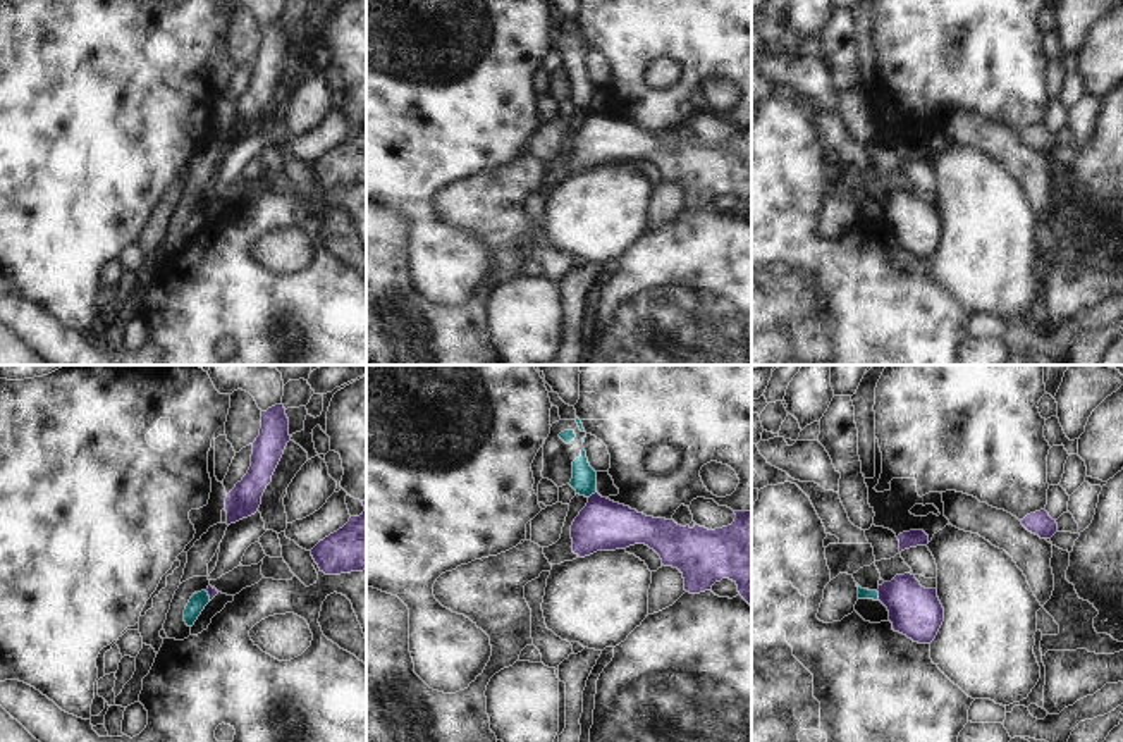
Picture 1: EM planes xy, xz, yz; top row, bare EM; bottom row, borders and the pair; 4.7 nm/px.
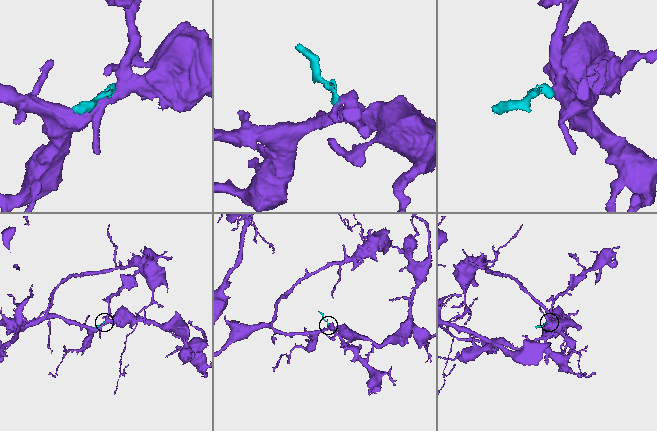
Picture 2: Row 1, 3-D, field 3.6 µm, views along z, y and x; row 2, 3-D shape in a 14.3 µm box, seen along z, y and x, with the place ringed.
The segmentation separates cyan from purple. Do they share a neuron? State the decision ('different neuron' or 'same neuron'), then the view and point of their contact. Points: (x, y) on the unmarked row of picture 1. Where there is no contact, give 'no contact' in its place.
different neuron | yz (877, 210)

